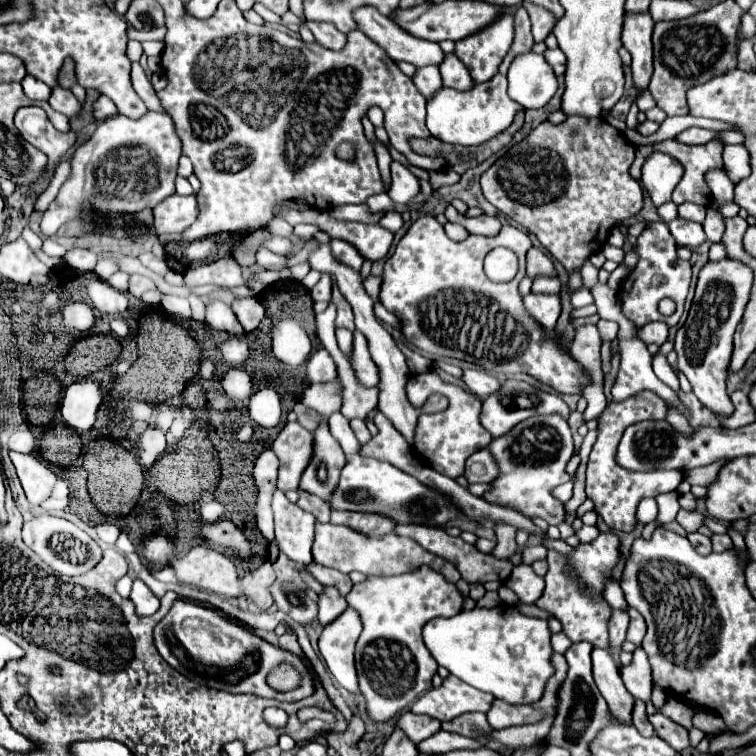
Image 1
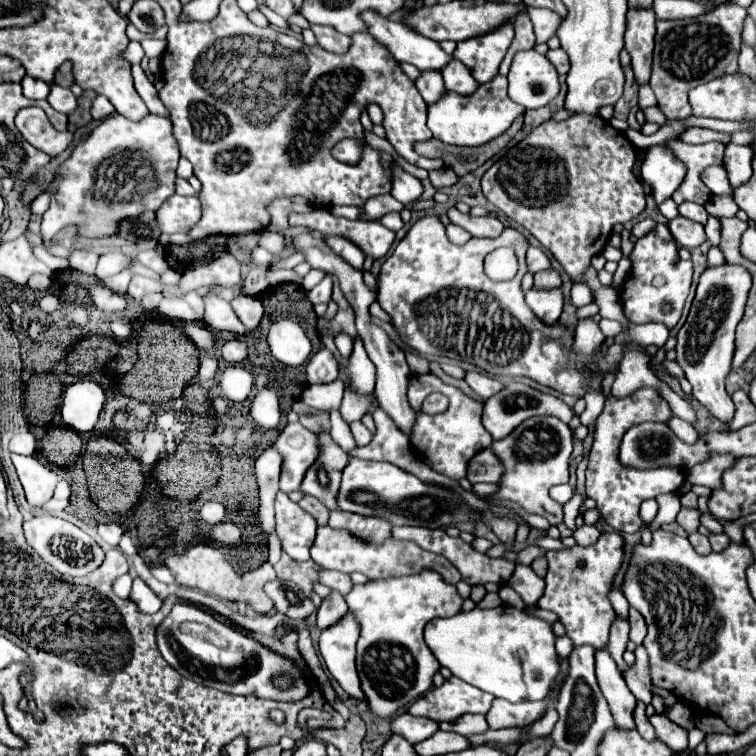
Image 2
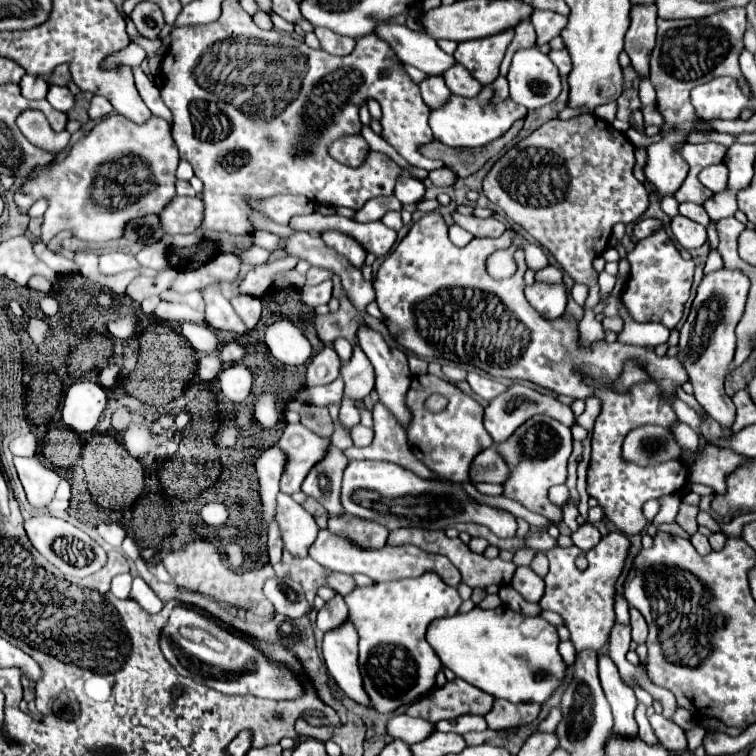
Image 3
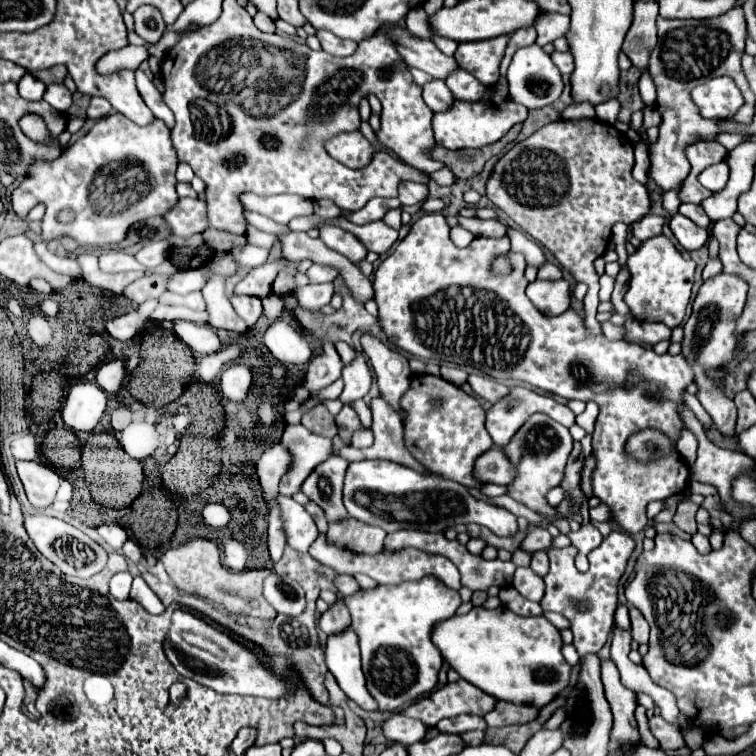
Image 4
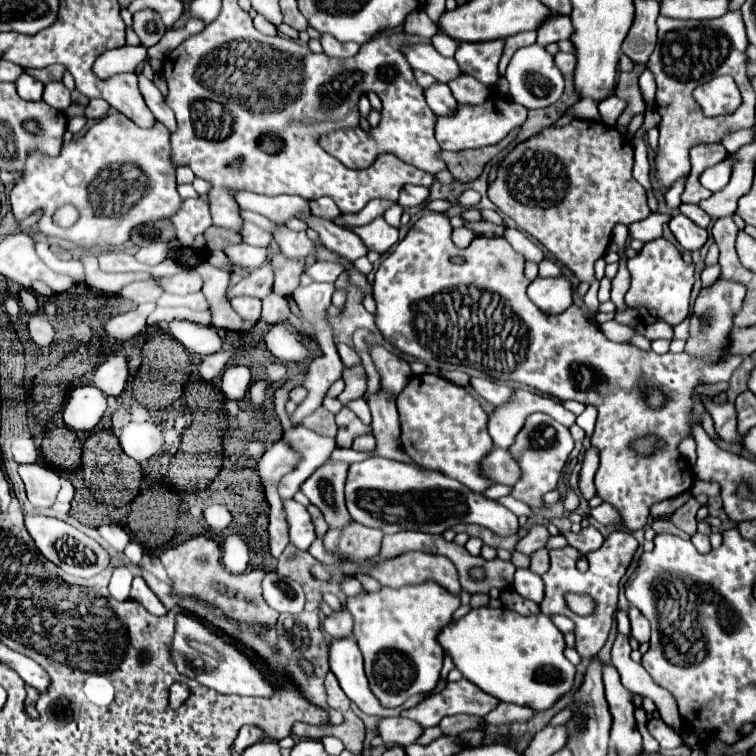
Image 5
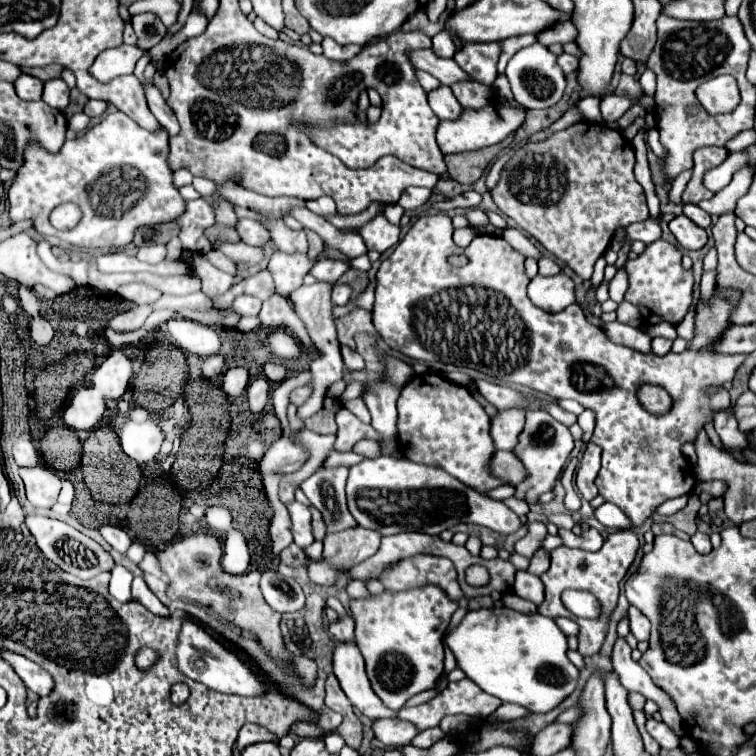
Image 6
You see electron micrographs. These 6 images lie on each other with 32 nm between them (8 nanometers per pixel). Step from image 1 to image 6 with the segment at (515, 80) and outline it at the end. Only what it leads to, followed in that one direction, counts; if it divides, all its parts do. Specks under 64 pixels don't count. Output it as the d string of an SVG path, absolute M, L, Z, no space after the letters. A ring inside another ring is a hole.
M538 42L522 48L520 52L516 52L516 56L512 56L512 60L506 66L506 76L510 80L514 100L518 104L522 104L526 110L554 106L562 98L564 88L566 88L564 74L560 70L560 66L556 64L556 54L552 54L546 46L542 46Z

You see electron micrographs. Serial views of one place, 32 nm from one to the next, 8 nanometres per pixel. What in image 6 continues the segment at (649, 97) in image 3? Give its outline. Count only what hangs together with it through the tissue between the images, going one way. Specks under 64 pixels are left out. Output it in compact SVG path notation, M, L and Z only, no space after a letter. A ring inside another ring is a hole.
M644 70L644 74L640 76L640 86L644 90L646 96L654 96L654 90L656 90L656 76L652 70Z

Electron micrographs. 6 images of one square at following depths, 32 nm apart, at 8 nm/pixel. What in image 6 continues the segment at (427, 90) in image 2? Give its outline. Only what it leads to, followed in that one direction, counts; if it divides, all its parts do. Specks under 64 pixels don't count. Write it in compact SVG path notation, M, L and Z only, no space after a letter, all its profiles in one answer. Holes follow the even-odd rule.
M438 86L438 88L430 90L428 104L434 110L434 114L442 120L454 120L462 112L462 106L458 104L458 100L454 98L454 94L448 86Z

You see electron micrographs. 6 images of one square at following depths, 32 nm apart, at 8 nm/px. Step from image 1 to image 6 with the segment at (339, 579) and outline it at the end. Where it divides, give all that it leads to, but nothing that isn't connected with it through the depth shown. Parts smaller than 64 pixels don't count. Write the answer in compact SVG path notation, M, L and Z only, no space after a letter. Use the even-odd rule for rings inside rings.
M348 580L348 584L346 584L346 592L348 592L350 598L368 596L368 590L366 590L364 582L360 582L360 580Z

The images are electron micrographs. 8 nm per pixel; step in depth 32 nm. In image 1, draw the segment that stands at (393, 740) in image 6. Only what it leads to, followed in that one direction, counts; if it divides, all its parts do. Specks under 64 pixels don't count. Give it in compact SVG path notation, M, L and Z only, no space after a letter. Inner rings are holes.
M404 712L396 722L396 726L402 728L408 734L408 738L414 740L416 744L436 734L440 730L440 724L442 722L432 720L432 716L416 716L414 712Z

